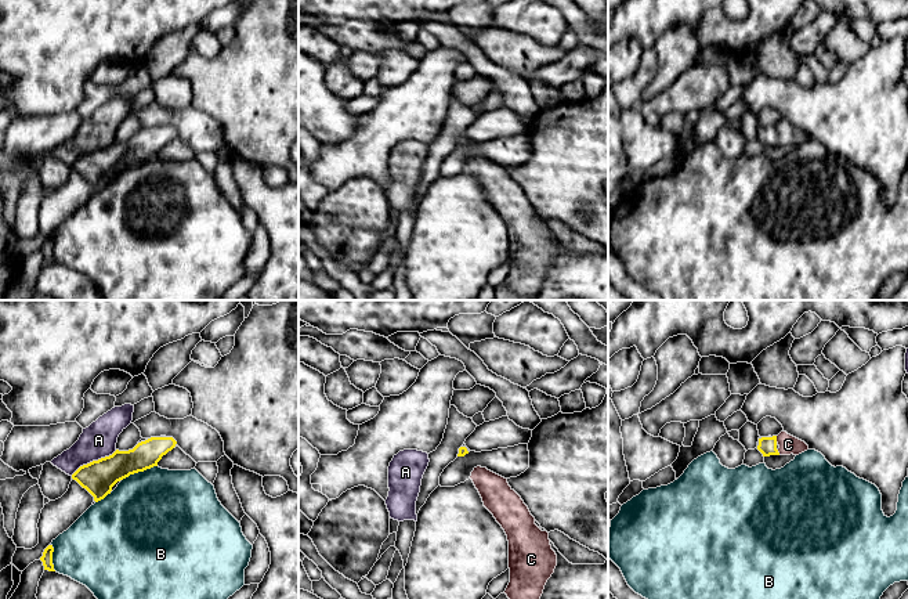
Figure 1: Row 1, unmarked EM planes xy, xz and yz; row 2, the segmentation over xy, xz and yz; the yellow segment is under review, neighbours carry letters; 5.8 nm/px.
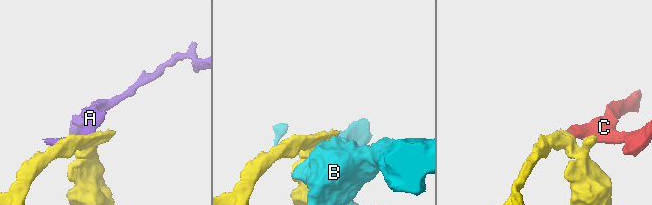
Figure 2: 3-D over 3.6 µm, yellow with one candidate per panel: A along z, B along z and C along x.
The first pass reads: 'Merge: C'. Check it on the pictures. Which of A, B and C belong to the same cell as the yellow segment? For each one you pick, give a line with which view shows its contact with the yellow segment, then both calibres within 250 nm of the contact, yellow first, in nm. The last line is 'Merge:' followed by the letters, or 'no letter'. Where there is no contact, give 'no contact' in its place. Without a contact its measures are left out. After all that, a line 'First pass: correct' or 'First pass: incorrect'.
C: meets yellow in yz; 110 nm thick on the yellow side, 110 nm on the other
Merge: C
First pass: correct

